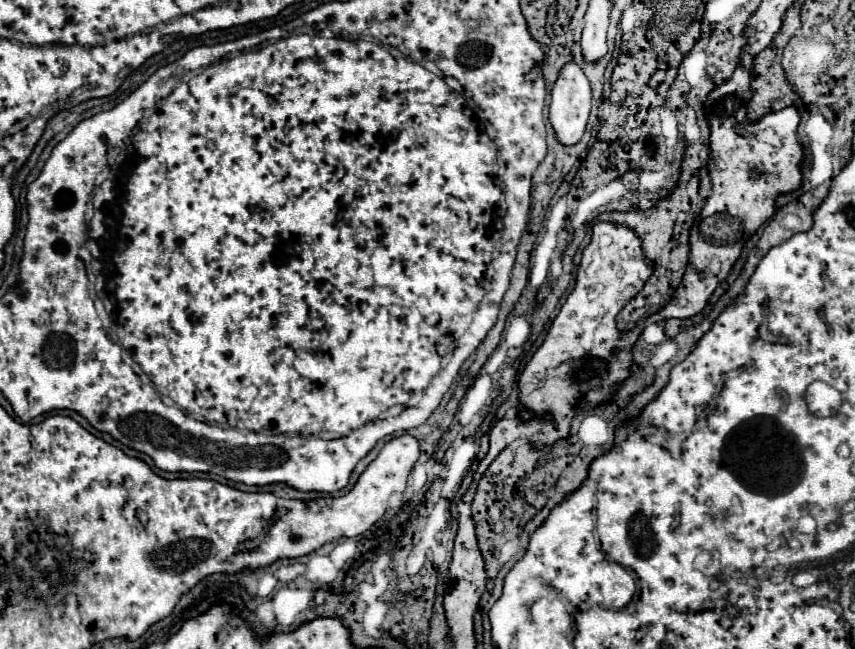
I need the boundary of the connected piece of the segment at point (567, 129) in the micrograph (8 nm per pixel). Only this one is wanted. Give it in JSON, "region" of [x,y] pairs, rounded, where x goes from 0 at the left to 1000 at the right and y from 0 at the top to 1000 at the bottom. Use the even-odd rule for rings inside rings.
{"region":[[[663,97],[647,131],[642,162],[642,190],[649,199],[651,217],[656,223],[673,223],[680,217],[689,171],[691,171],[689,125],[673,97]]]}

